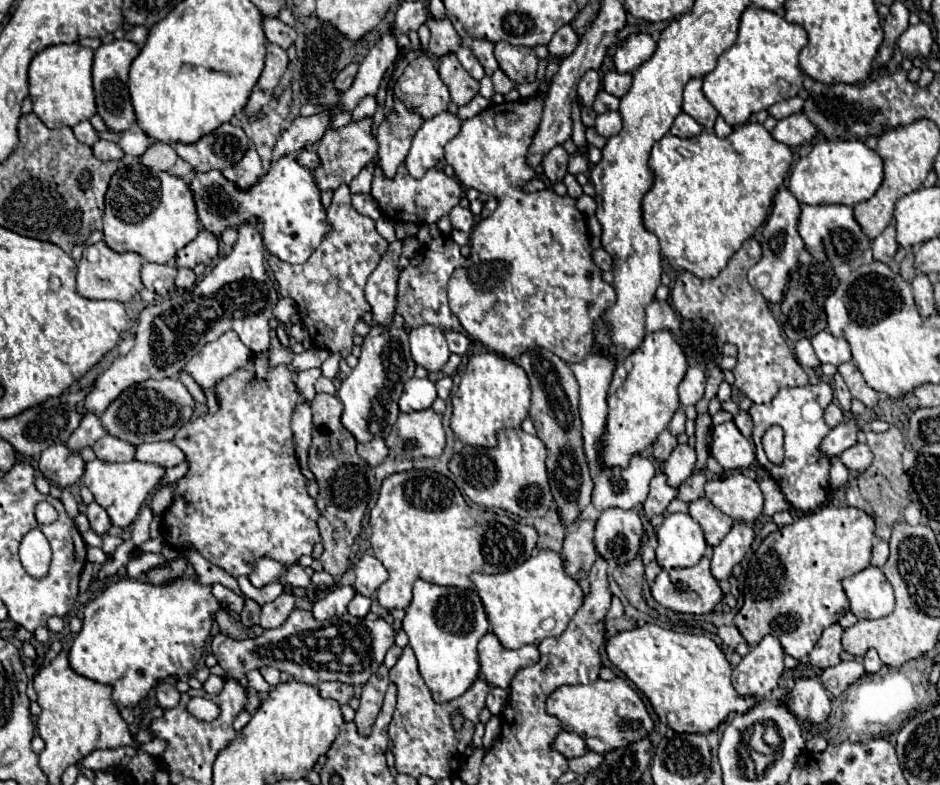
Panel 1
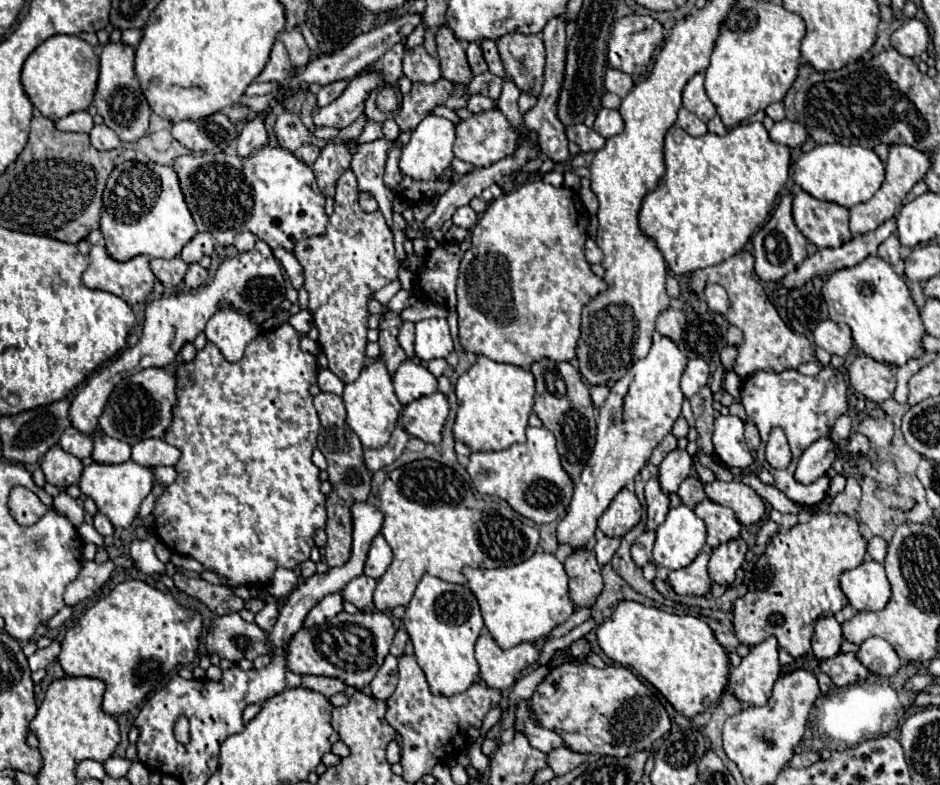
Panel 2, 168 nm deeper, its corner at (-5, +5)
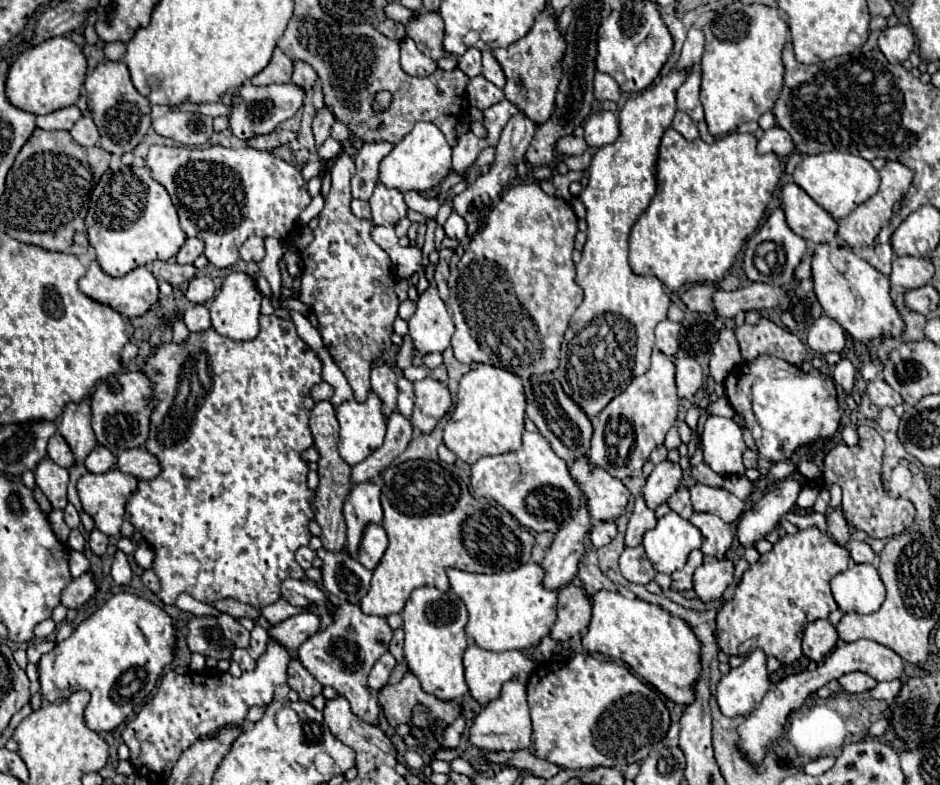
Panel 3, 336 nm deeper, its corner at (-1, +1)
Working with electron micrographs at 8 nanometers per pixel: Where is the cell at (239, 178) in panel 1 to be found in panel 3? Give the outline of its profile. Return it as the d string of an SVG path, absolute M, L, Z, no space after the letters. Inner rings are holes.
M244 83L232 101L232 111L228 115L230 129L238 139L250 139L252 135L262 135L268 131L274 131L282 121L290 119L304 101L304 91L300 87L286 83L286 85L266 85L266 87L254 87L252 83Z

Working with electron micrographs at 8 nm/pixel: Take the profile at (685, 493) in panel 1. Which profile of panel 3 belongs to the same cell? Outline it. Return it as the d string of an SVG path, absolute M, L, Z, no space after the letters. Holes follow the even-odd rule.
M678 489L670 499L668 499L668 505L674 513L678 513L682 519L690 519L690 515L694 513L692 511L692 503L690 503L690 495L688 495L688 489Z

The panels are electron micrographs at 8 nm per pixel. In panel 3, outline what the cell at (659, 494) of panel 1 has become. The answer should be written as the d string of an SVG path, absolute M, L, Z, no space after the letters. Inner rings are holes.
M636 497L634 503L634 511L632 517L628 521L628 529L626 529L626 547L636 547L642 543L642 535L646 529L656 527L656 515L652 509L646 507L642 497Z

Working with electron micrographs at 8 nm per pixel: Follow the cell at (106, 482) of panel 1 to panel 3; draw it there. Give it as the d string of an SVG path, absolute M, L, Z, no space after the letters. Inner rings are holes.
M118 469L94 475L86 473L78 479L78 493L84 511L94 519L98 531L108 537L120 535L124 507L128 495L136 489L136 479Z

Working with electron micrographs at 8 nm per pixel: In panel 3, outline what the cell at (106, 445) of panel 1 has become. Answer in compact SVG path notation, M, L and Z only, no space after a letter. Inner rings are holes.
M96 445L96 447L90 451L90 455L86 457L84 465L86 465L86 469L88 469L90 473L106 473L106 471L110 471L110 469L116 467L116 457L114 457L114 453L108 451L106 447Z

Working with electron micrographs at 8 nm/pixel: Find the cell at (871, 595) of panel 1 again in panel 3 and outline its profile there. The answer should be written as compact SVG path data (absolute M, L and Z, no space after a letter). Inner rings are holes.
M850 565L830 581L830 587L844 613L872 613L884 601L884 585L872 565Z

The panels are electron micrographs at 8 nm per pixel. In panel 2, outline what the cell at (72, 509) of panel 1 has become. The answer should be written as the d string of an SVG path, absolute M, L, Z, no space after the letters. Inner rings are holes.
M68 493L54 497L54 507L58 511L62 511L64 515L68 515L68 519L74 523L74 527L80 527L84 523L84 507L76 499L72 499Z

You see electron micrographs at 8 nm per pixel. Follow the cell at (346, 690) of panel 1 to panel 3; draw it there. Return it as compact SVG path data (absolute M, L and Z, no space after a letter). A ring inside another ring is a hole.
M292 657L288 663L288 685L294 689L302 701L312 701L312 697L322 693L322 685L316 681L316 677L298 661L298 657Z

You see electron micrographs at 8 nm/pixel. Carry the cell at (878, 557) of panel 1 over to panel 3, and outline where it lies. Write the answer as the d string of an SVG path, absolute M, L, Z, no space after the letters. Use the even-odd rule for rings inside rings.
M850 539L848 551L850 551L850 557L852 557L854 563L872 563L872 559L874 559L874 551L872 551L870 545L864 543L864 541Z

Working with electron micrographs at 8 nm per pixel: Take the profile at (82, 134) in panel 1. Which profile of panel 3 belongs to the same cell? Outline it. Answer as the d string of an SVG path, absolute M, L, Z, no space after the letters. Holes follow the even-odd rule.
M70 105L70 107L64 107L64 109L58 109L58 111L52 111L48 115L38 115L36 123L40 129L46 129L46 131L54 131L54 129L70 129L72 123L76 123L76 119L80 119L80 109L76 105Z

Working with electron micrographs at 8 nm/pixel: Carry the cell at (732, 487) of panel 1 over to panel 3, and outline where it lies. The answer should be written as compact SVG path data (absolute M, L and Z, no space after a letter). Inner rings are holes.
M692 485L688 487L690 501L694 511L698 513L712 513L718 515L724 523L736 523L744 513L744 501L732 495L726 489L714 489L706 485Z

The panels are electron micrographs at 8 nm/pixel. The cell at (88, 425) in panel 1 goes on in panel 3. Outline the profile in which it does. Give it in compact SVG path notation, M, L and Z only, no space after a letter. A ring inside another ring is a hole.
M54 433L48 441L48 457L60 465L60 467L66 467L70 469L74 465L74 459L72 459L72 451L66 443L66 439L60 435L60 433Z

